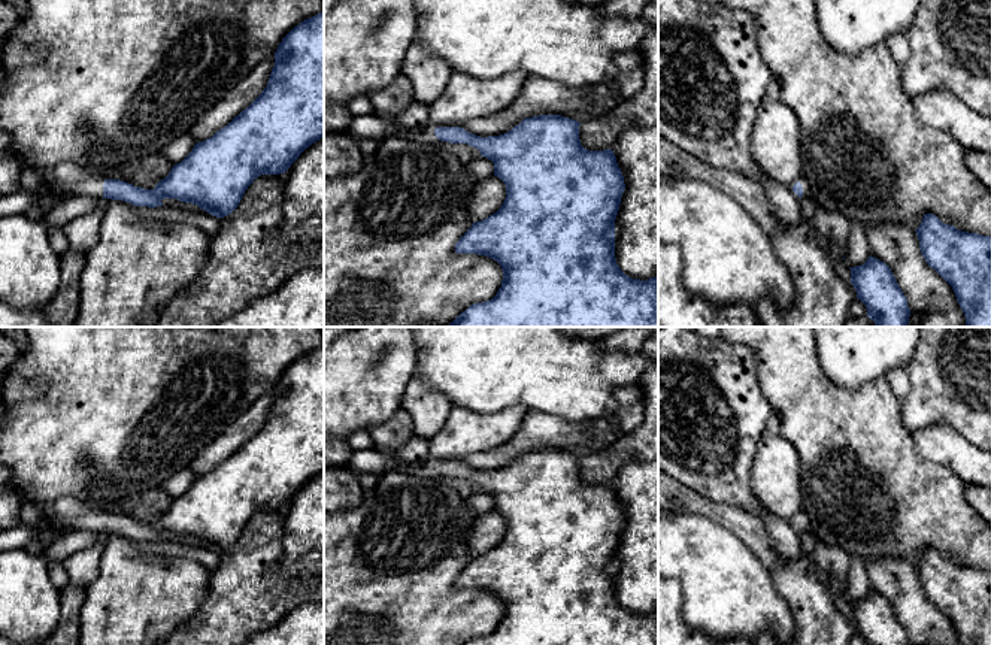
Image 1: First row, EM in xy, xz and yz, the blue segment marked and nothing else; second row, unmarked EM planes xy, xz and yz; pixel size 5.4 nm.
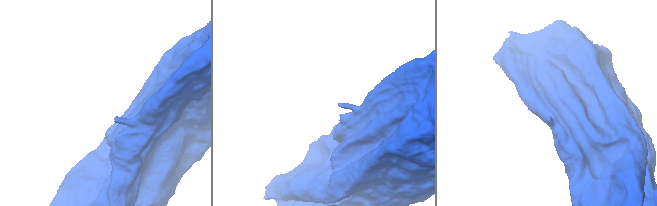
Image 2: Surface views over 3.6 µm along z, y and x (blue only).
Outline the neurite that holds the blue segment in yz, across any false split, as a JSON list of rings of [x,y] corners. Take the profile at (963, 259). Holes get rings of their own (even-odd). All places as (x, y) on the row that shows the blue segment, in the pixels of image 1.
[[[933,214],[915,231],[927,264],[952,287],[966,327],[991,327],[991,236],[957,230]]]

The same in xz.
[[[378,113],[354,116],[349,125],[342,130],[354,140],[376,139],[382,140],[390,136],[410,139],[425,145],[467,143],[476,148],[482,157],[494,163],[494,176],[500,178],[506,185],[506,199],[501,208],[488,218],[473,222],[472,227],[455,243],[457,254],[478,254],[496,260],[503,270],[501,287],[497,294],[487,302],[475,303],[461,312],[448,327],[658,327],[658,276],[646,281],[627,276],[615,258],[615,219],[619,211],[621,197],[625,190],[624,176],[618,167],[616,157],[612,149],[588,151],[581,145],[579,139],[581,122],[561,115],[539,115],[522,119],[518,125],[500,136],[481,137],[466,131],[461,127],[437,127],[430,125],[425,130],[409,131],[397,125],[394,116],[382,116]]]

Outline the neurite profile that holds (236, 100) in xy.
[[[275,57],[261,61],[216,105],[206,110],[190,130],[194,142],[198,143],[212,137],[245,110],[267,87],[273,66]]]

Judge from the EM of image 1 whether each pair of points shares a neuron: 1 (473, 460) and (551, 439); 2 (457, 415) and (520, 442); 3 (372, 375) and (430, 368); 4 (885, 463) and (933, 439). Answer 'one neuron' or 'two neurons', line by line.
1: one neuron
2: two neurons
3: two neurons
4: two neurons

